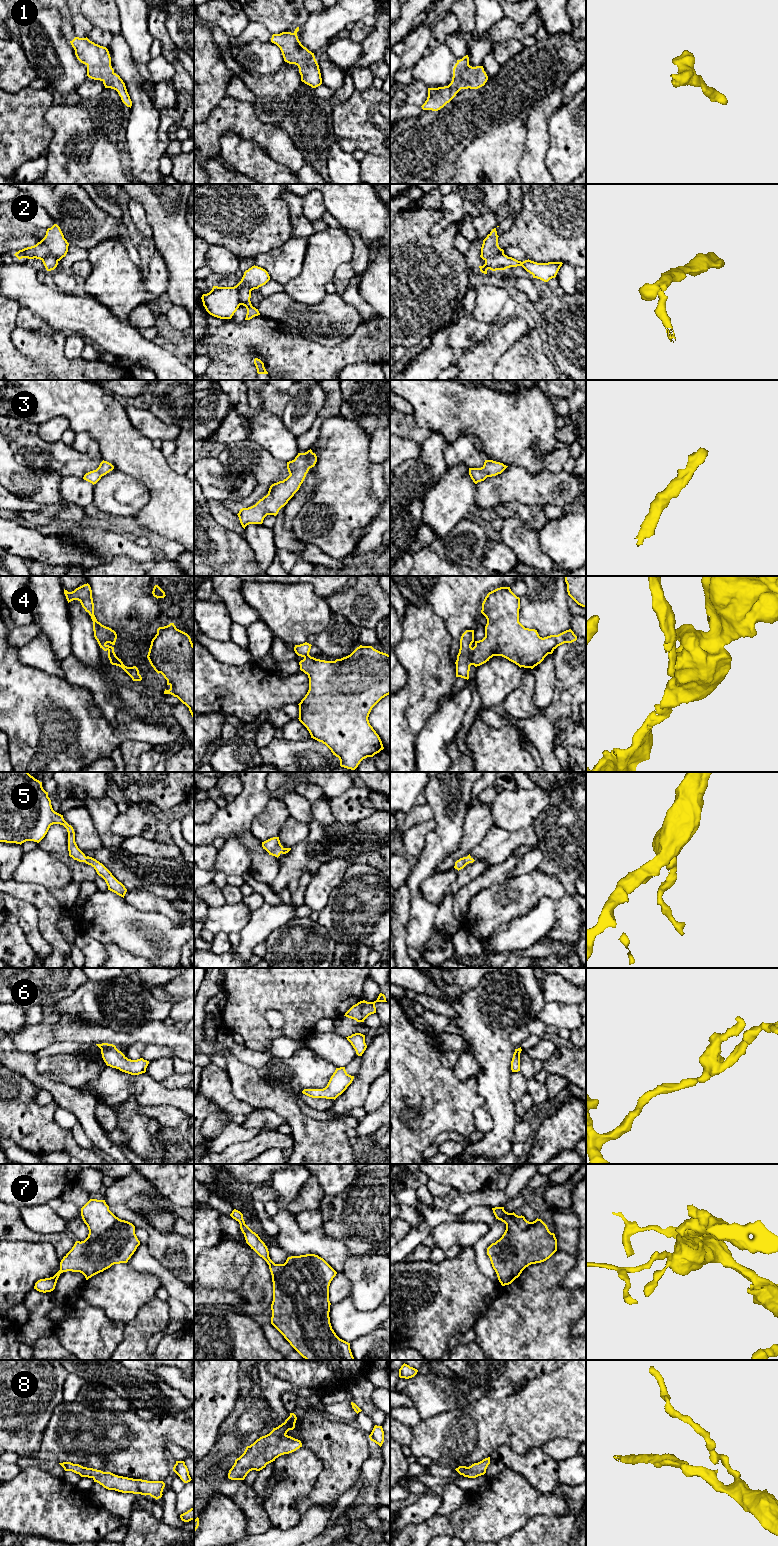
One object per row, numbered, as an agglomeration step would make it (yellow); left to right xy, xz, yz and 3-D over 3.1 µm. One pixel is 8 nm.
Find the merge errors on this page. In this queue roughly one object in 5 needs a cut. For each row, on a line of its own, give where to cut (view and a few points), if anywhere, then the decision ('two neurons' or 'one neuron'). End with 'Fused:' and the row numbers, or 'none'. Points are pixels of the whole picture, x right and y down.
1: no cut | one neuron
2: xz (249, 286), (244, 286), (240, 290), (239, 304) | two neurons
3: no cut | one neuron
4: yz (472, 648), (470, 664) | two neurons
5: no cut | one neuron
6: no cut | one neuron
7: no cut | one neuron
8: no cut | one neuron
Fused: 2, 4

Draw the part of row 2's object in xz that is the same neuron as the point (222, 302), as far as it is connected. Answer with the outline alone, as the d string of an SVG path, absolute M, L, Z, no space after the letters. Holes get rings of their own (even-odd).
M252 266L244 272L241 281L234 287L213 286L201 299L206 311L220 319L231 319L240 306L240 290L243 287L258 289L270 280L268 272L258 266Z

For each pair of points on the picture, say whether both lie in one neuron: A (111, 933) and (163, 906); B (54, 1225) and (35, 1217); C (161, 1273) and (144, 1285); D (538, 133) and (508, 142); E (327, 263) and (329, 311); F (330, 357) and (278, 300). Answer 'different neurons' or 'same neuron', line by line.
A: different neurons
B: same neuron
C: different neurons
D: different neurons
E: different neurons
F: different neurons

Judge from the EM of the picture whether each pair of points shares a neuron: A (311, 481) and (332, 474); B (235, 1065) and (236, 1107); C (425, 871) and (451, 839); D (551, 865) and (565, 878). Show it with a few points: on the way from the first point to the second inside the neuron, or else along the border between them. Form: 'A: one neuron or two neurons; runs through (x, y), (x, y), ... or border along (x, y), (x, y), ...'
A: two neurons; border along (315, 466), (317, 483), (306, 499)
B: two neurons; border along (227, 1075), (232, 1092), (253, 1108)
C: one neuron; runs through (427, 863), (443, 847)
D: one neuron; runs through (554, 867), (562, 875)

